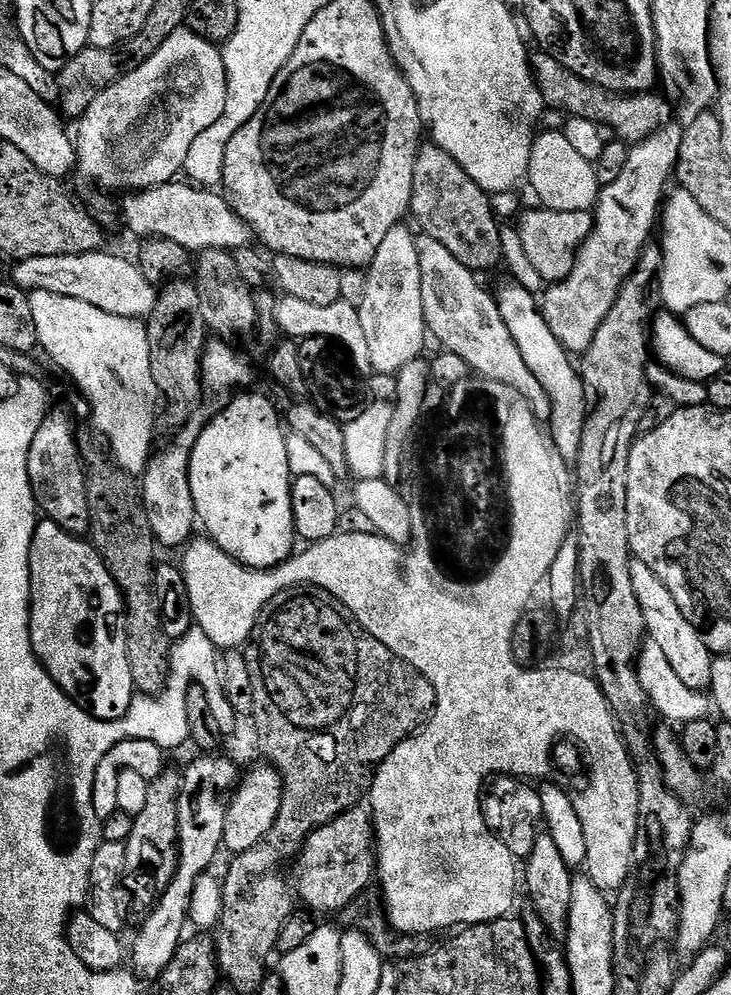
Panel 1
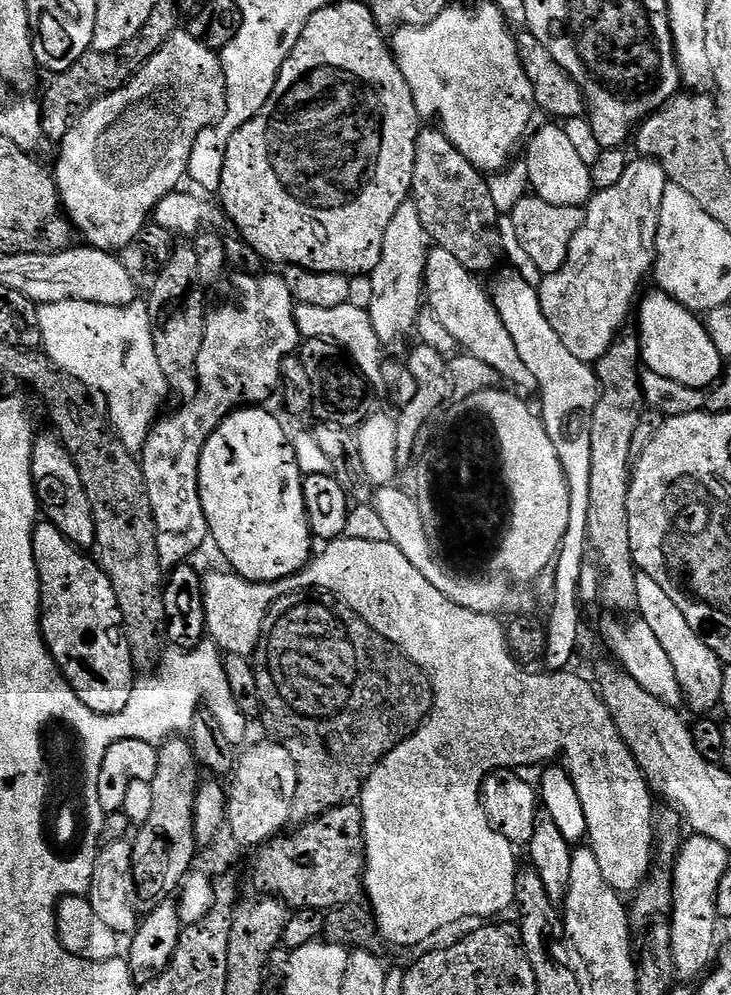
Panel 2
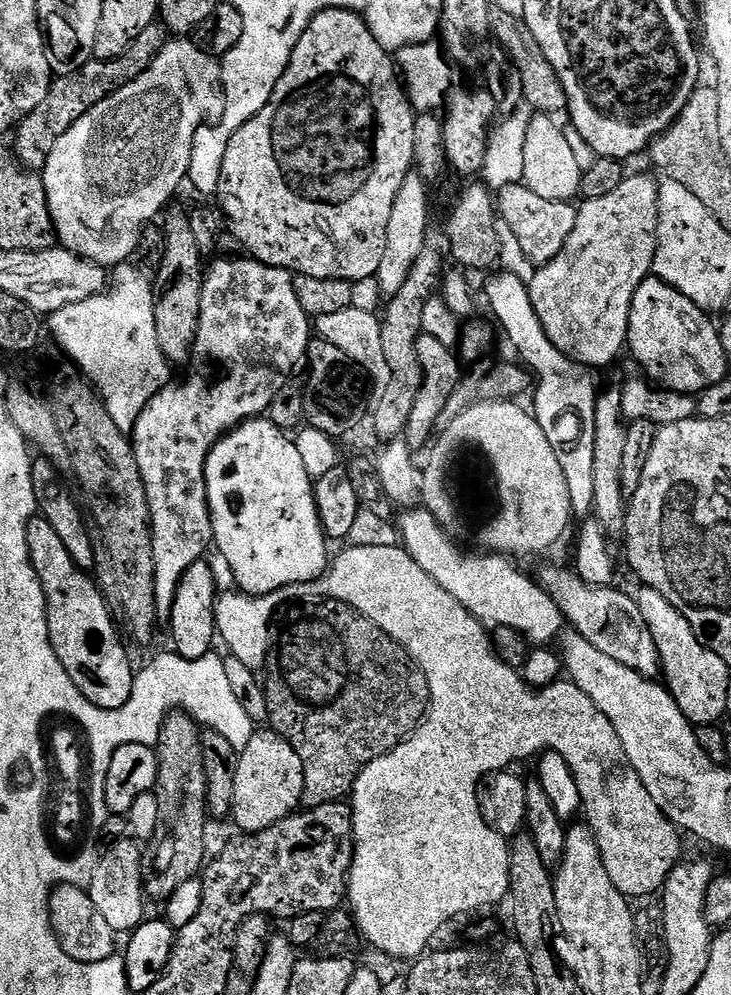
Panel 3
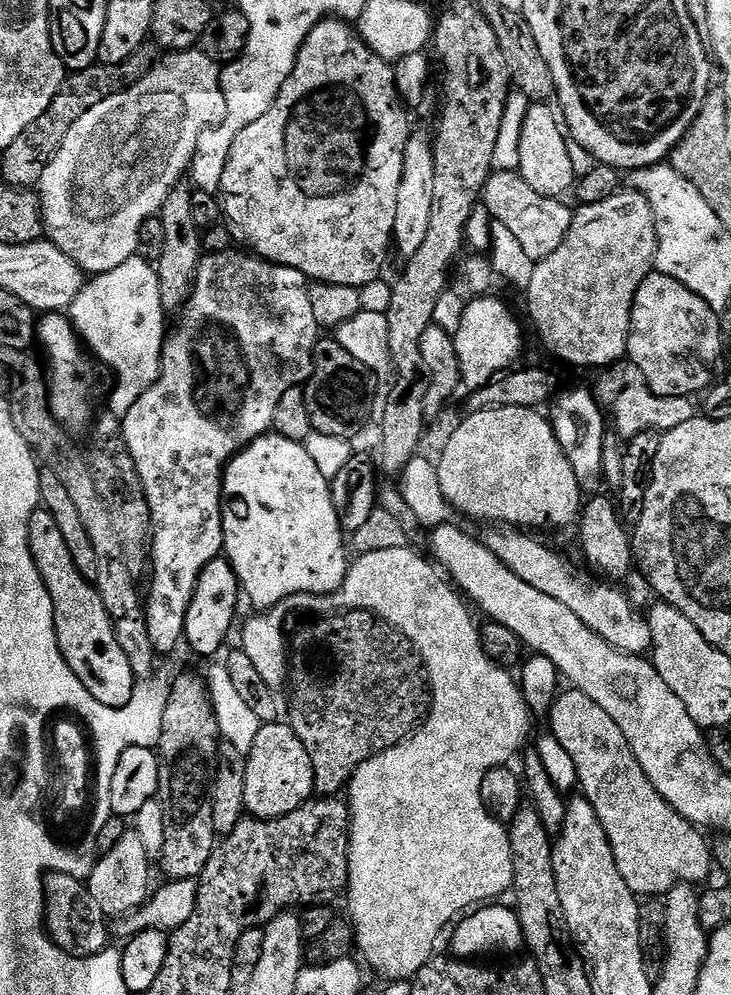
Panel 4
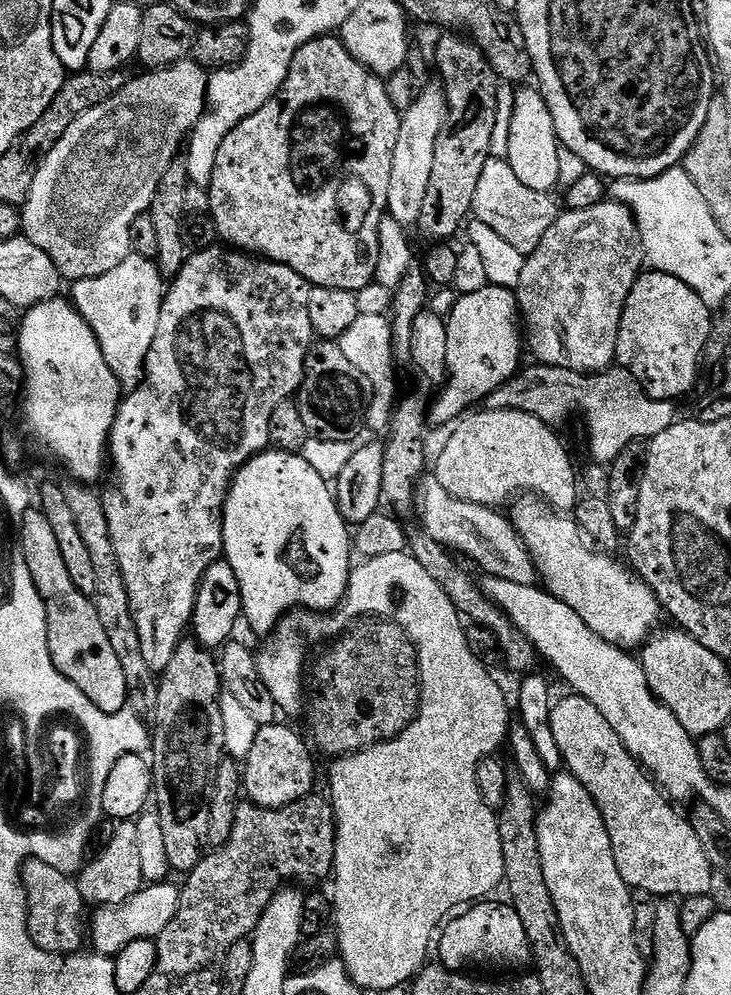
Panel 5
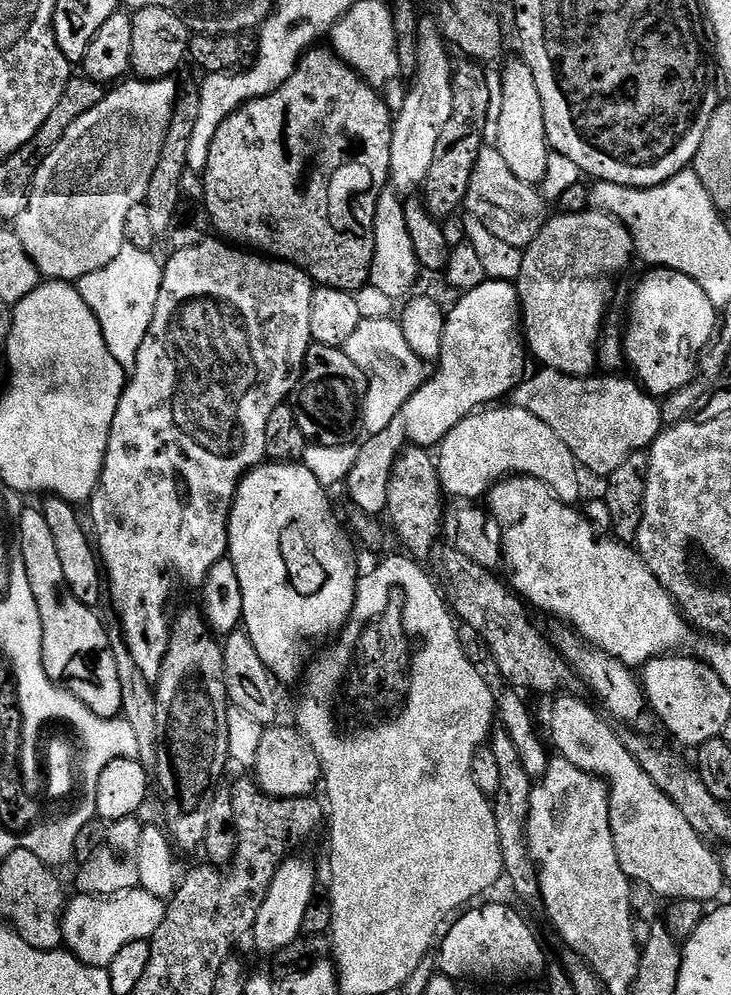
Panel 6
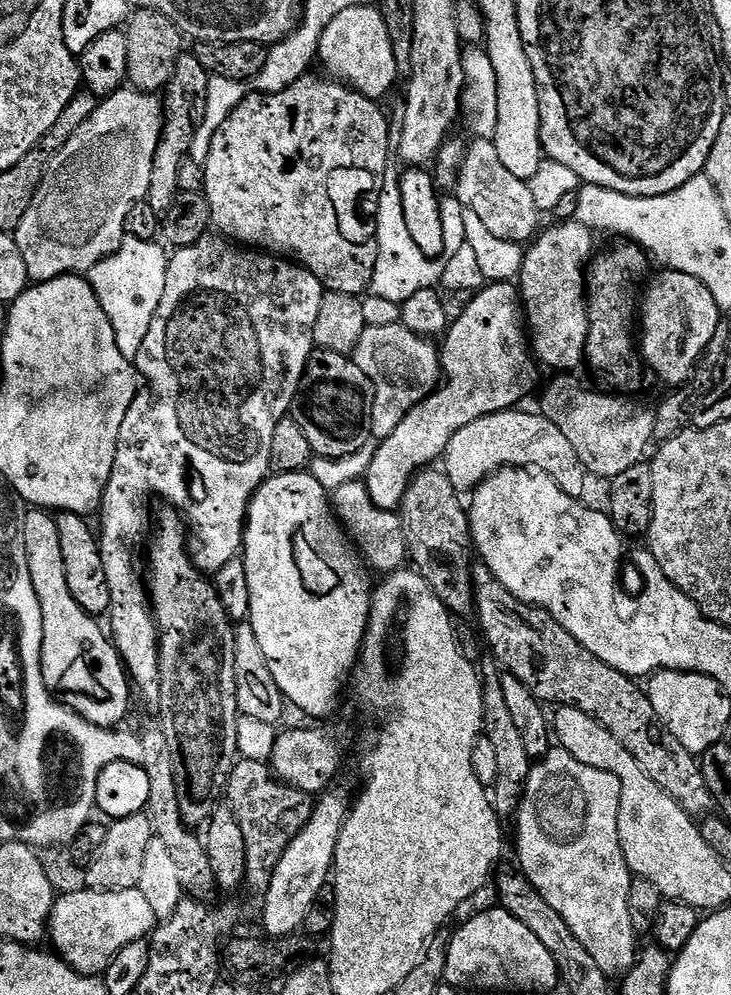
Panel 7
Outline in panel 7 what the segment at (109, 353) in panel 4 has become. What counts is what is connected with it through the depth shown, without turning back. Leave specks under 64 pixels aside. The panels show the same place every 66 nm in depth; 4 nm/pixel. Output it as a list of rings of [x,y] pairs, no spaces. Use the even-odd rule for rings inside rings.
[[[129,236],[120,243],[118,251],[95,264],[86,274],[102,310],[106,310],[106,318],[110,318],[110,326],[114,326],[118,350],[122,350],[122,354],[130,361],[135,361],[136,355],[142,350],[142,342],[146,342],[146,334],[150,334],[150,322],[166,290],[170,256],[167,251],[164,253],[165,245],[158,243]]]

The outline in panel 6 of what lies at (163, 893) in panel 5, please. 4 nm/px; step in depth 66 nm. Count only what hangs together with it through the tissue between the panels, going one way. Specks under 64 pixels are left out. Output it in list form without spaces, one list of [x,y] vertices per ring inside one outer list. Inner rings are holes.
[[[132,888],[119,896],[85,896],[76,894],[67,901],[64,909],[64,944],[67,951],[95,968],[107,968],[118,958],[118,950],[135,940],[151,941],[162,926],[166,911],[163,899],[144,888]]]

